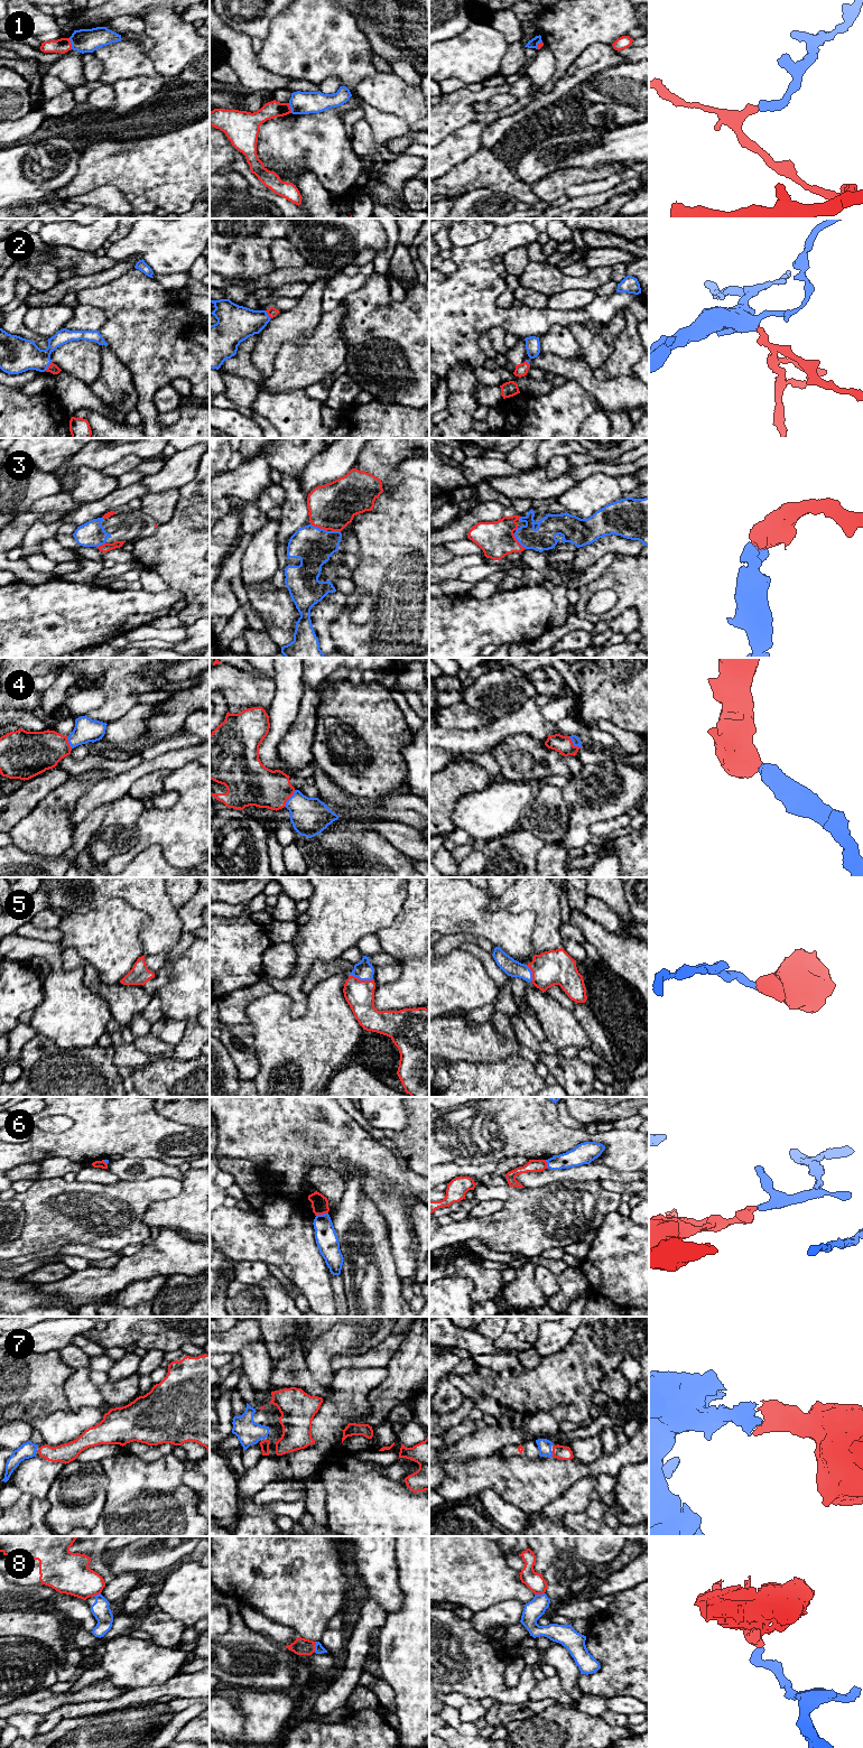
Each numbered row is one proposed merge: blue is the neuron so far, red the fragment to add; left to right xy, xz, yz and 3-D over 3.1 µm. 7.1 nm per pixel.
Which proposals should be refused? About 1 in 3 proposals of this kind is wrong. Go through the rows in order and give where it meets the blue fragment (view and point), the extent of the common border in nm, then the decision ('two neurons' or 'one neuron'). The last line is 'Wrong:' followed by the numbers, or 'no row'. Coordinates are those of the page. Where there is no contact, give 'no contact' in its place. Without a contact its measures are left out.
1: meets blue in xy at (71, 43); contact 80 nm long; two neurons
2: meets blue in xy at (48, 365); contact 80 nm long; one neuron
3: meets blue in xz at (318, 528); contact 130 nm long; one neuron
4: meets blue in xz at (289, 798); contact 150 nm long; one neuron
5: meets blue in xz at (362, 979); contact 160 nm long; one neuron
6: meets blue in xz at (322, 1215); contact 90 nm long; two neurons
7: meets blue in yz at (551, 1453); contact 40 nm long; one neuron
8: meets blue in xz at (315, 1646); contact 70 nm long; two neurons
Wrong: 1, 6, 8

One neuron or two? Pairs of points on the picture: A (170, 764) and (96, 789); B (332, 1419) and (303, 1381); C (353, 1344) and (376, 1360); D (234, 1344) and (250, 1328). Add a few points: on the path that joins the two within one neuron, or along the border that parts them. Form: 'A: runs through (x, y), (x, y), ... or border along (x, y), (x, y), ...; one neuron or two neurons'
A: runs through (152, 764), (141, 769), (114, 788); one neuron
B: border along (331, 1386), (332, 1394), (323, 1398); two neurons
C: border along (388, 1338), (363, 1354), (340, 1356); two neurons
D: runs through (238, 1340), (247, 1331); one neuron

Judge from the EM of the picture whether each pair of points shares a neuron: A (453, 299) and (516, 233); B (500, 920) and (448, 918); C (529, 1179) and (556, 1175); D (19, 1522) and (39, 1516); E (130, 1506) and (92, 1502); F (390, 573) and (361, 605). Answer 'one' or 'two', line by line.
A: one
B: one
C: one
D: two
E: two
F: two

